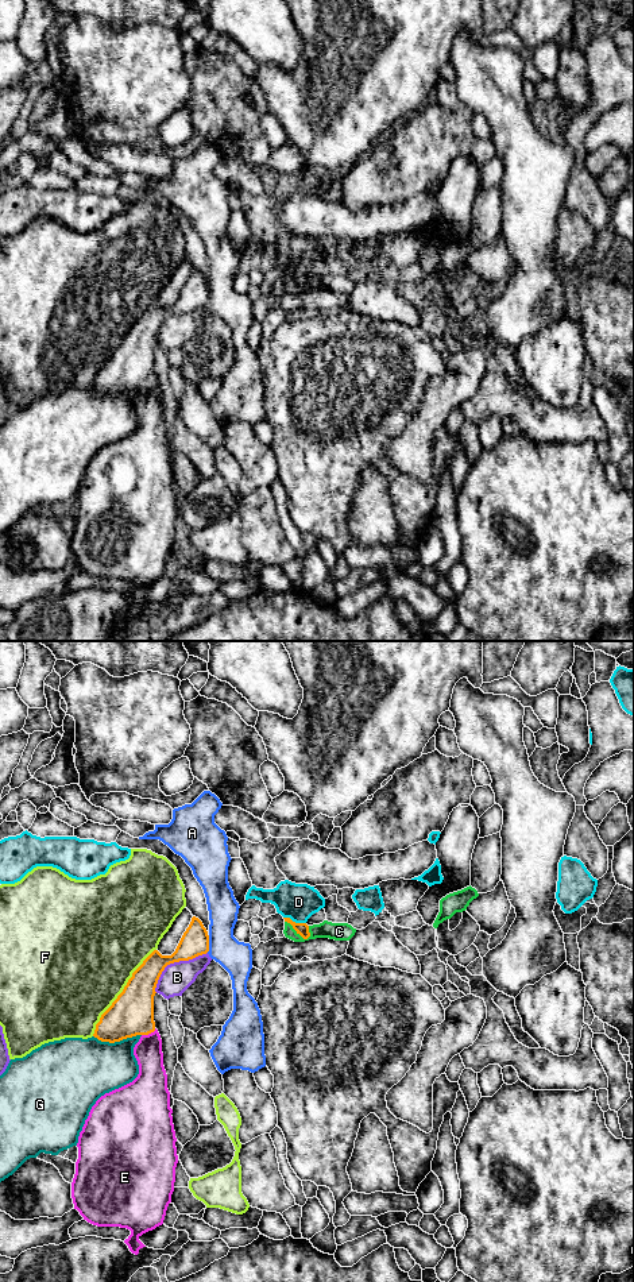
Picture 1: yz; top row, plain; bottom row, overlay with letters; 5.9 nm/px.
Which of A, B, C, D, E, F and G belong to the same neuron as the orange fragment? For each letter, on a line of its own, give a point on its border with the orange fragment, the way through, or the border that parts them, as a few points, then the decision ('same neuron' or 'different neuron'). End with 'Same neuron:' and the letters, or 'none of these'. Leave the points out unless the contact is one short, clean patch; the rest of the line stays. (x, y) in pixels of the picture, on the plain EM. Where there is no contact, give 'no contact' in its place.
A: yz (208, 296) | different neuron
B: yz (174, 313) | different neuron
C: yz (298, 285) | along yz (285, 273), (304, 290), (310, 288) | different neuron
D: yz (294, 274) | along yz (283, 269), (305, 275) | different neuron
E: yz (149, 385) | different neuron
F: yz (122, 344) | different neuron
G: yz (116, 393) | different neuron
Same neuron: none of these

